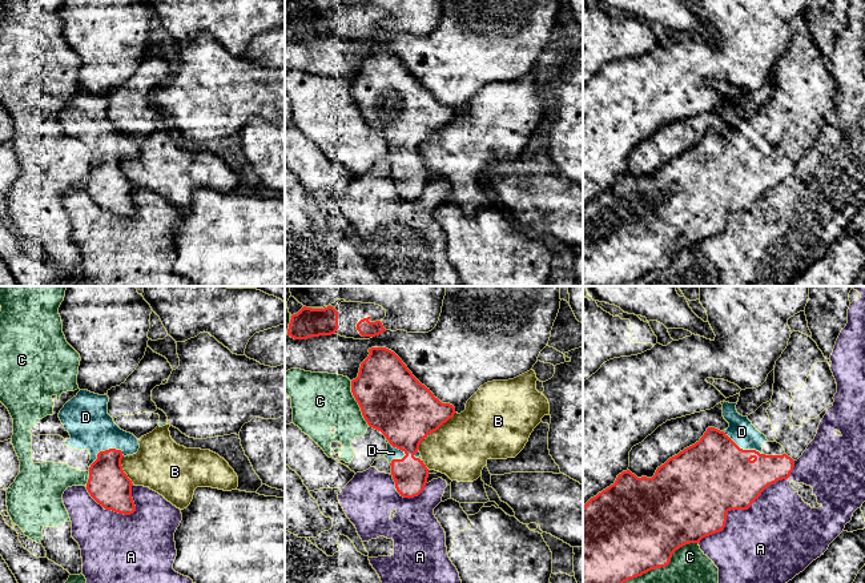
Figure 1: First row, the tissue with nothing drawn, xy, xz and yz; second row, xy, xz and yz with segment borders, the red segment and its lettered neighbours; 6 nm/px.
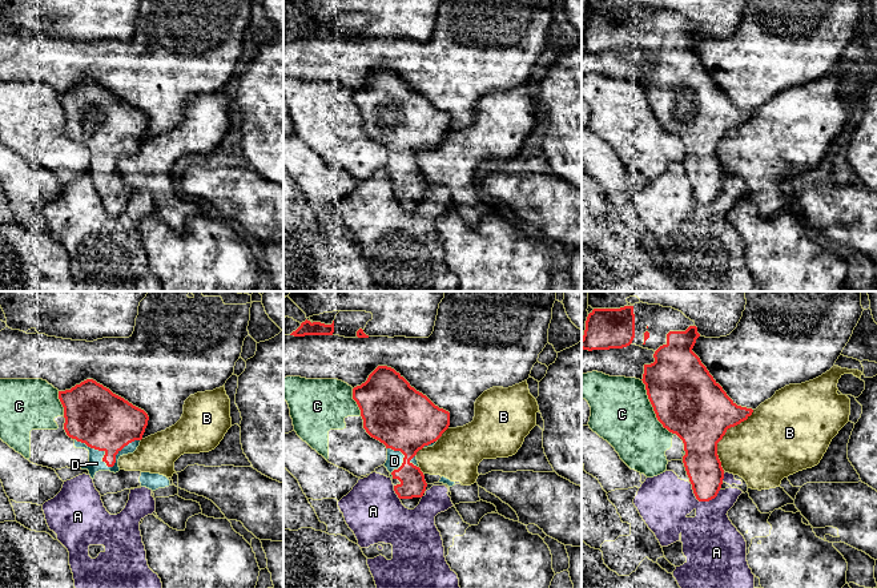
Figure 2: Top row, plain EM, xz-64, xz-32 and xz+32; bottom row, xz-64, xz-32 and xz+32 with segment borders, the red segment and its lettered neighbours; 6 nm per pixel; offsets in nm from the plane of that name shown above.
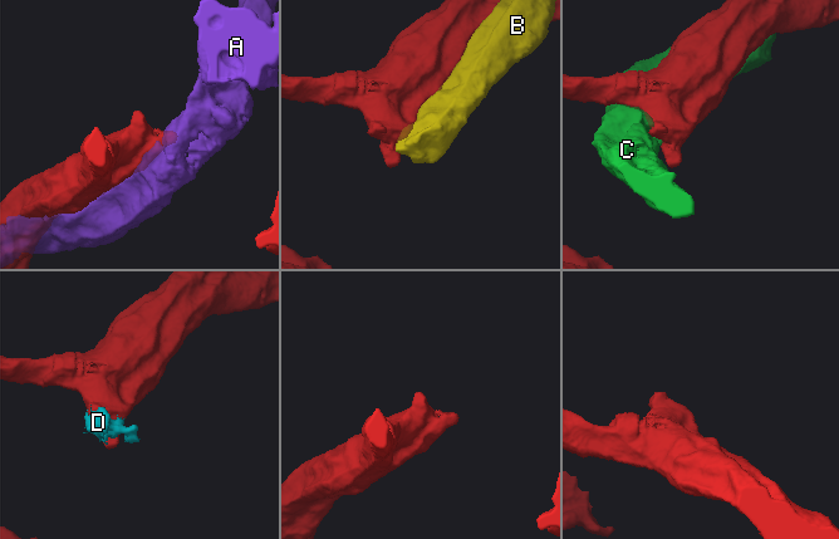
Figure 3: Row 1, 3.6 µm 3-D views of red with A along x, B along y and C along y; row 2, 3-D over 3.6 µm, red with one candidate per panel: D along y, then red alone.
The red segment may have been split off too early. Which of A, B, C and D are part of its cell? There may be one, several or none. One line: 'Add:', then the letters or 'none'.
Add: D

